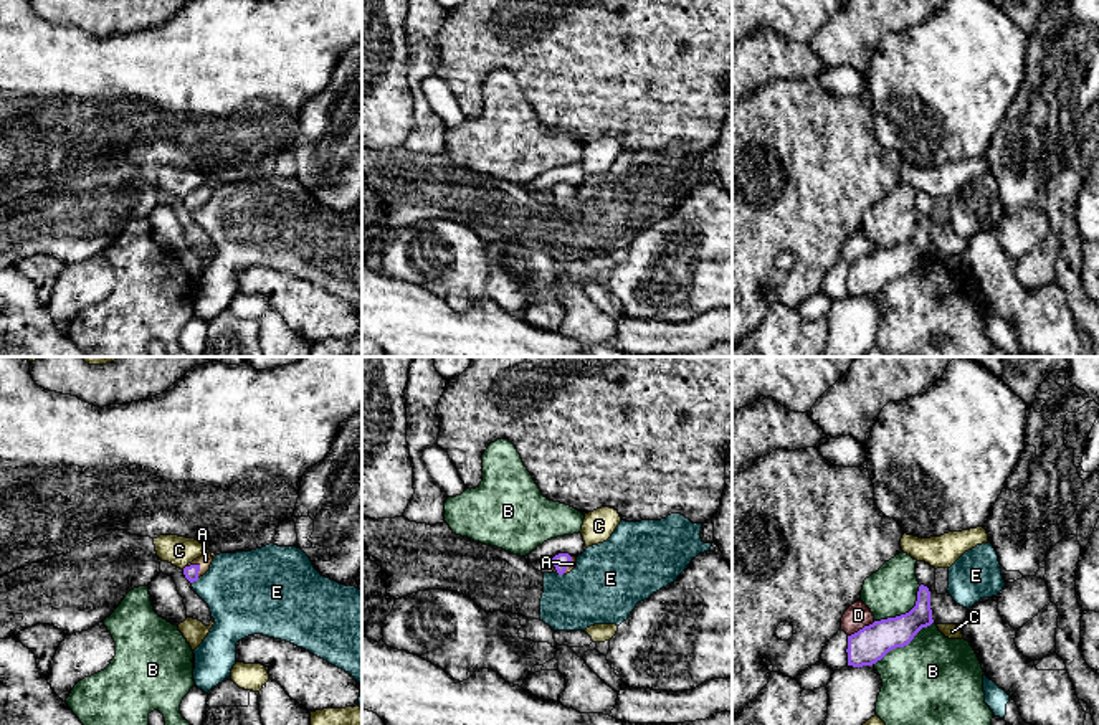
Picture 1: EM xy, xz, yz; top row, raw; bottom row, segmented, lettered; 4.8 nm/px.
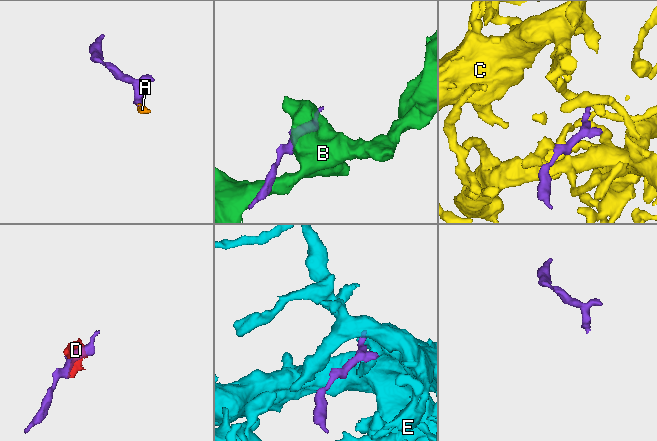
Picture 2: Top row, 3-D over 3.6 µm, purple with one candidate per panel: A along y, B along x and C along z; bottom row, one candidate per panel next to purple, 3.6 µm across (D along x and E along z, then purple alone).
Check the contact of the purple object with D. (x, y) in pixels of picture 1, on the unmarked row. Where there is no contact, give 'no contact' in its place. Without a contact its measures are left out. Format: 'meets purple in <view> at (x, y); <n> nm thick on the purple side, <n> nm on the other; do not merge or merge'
meets purple in yz at (863, 258); 180 nm thick on the purple side, 120 nm on the other; do not merge

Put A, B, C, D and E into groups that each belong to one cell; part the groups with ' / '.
A / B / C / D / E

